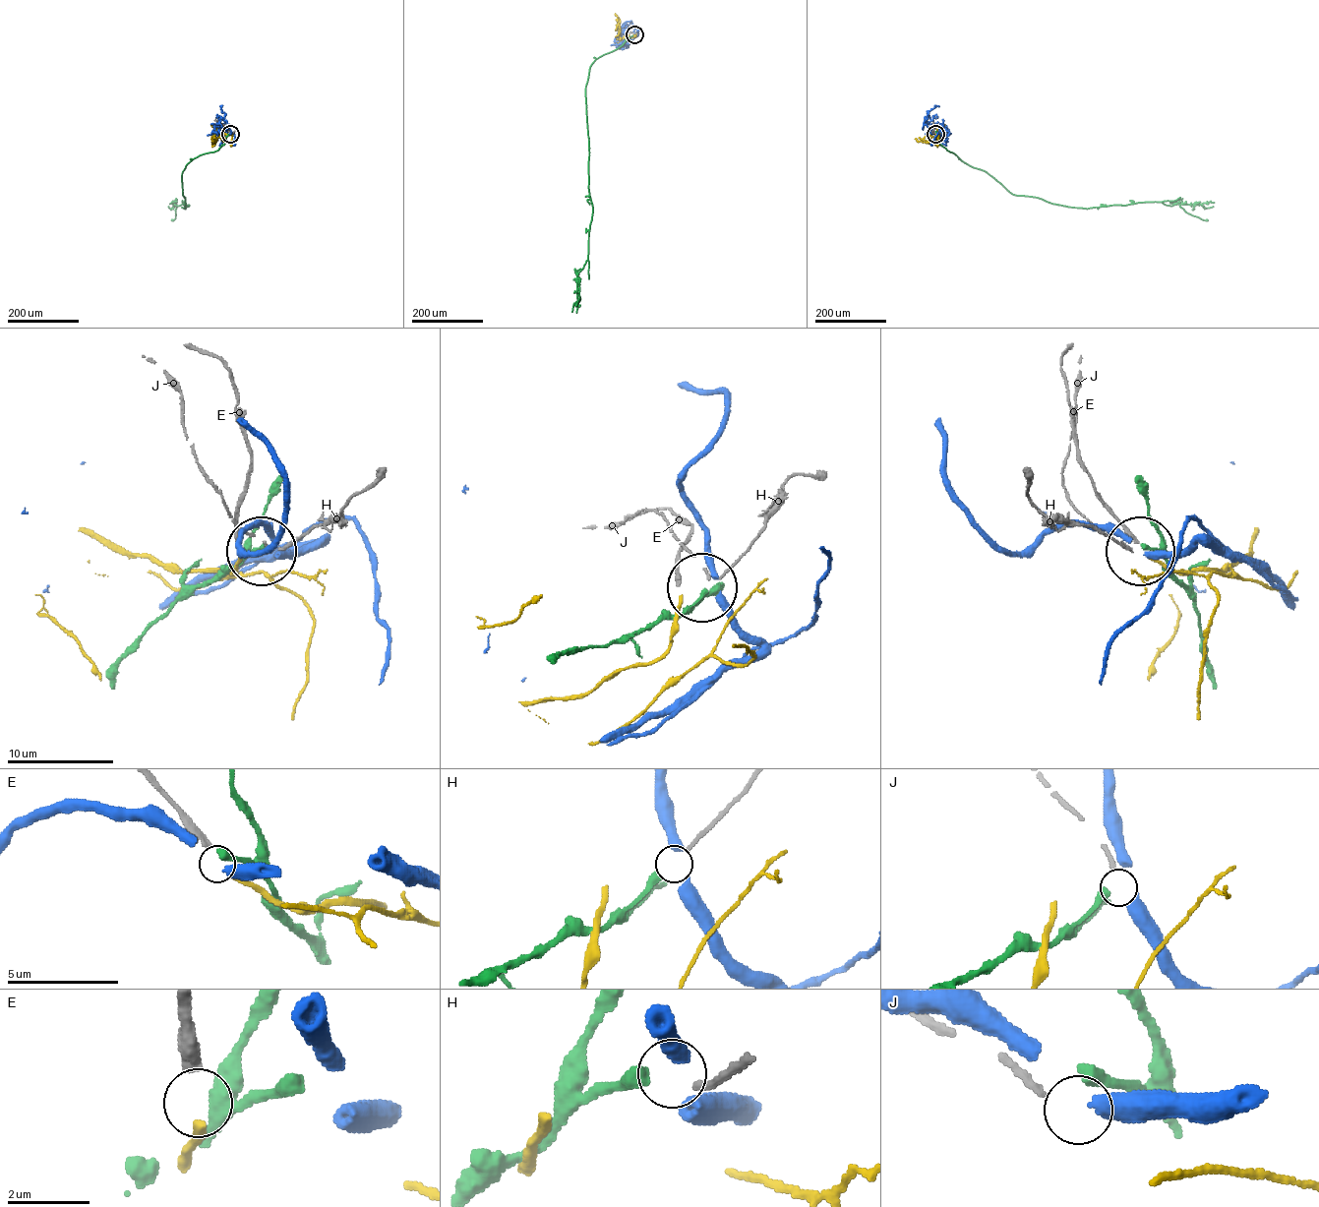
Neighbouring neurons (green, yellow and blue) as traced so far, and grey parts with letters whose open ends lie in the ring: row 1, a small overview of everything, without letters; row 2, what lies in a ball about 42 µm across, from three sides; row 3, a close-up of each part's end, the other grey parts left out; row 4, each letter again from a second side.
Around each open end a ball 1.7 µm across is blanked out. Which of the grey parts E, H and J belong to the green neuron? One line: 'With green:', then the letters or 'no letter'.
With green: H

